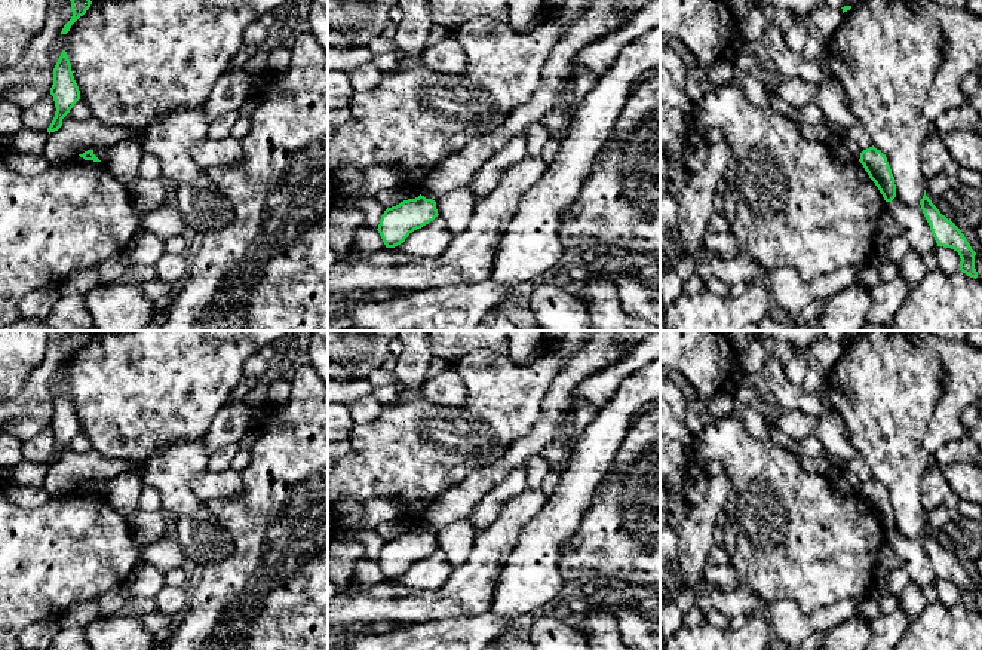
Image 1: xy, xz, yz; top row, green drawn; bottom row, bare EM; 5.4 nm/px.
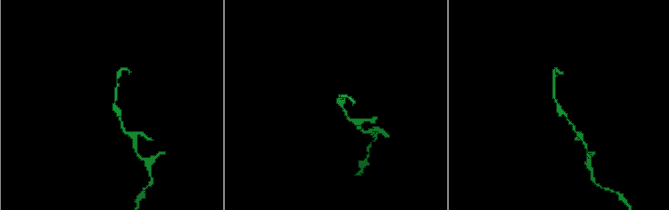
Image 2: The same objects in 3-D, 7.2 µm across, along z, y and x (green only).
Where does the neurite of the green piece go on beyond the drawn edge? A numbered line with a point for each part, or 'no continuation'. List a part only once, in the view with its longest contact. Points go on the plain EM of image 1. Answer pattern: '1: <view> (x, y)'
no continuation

